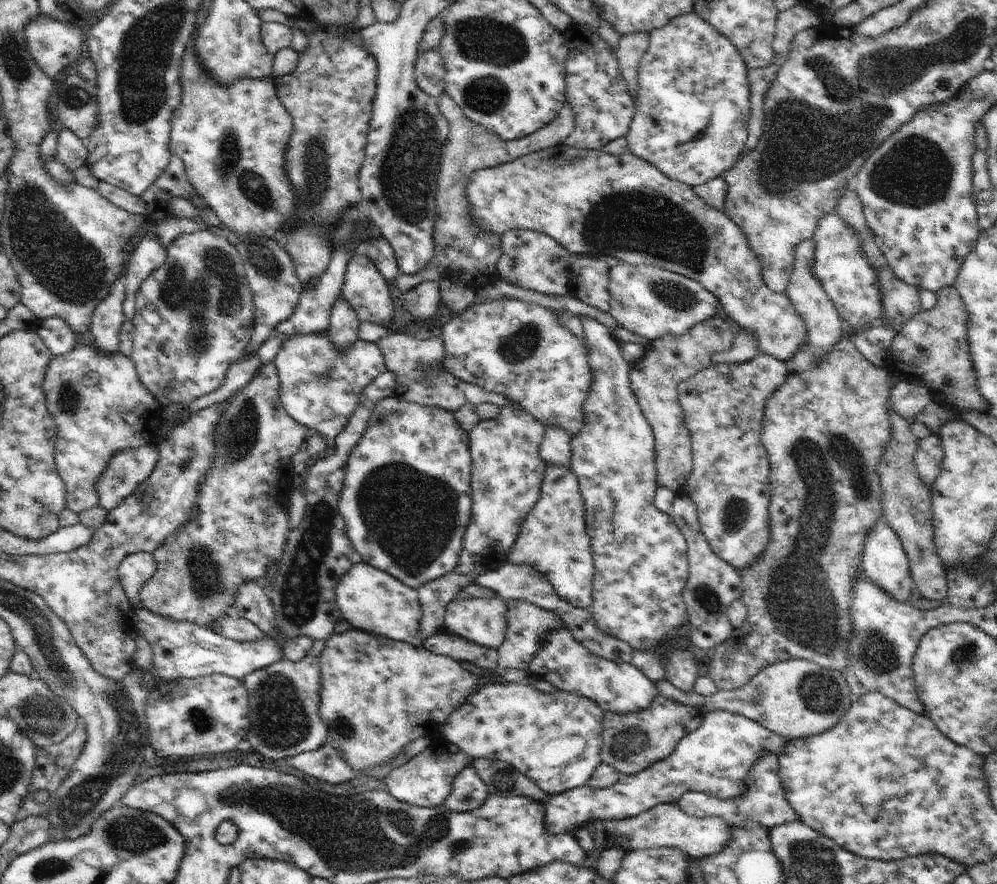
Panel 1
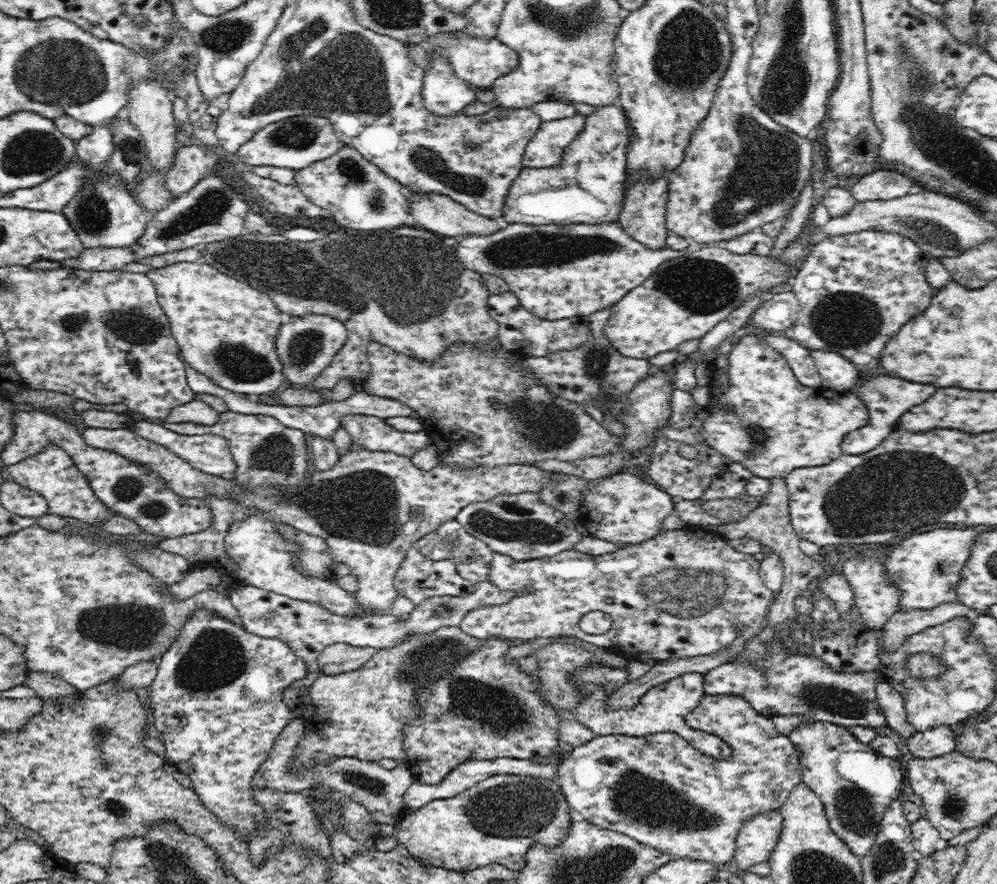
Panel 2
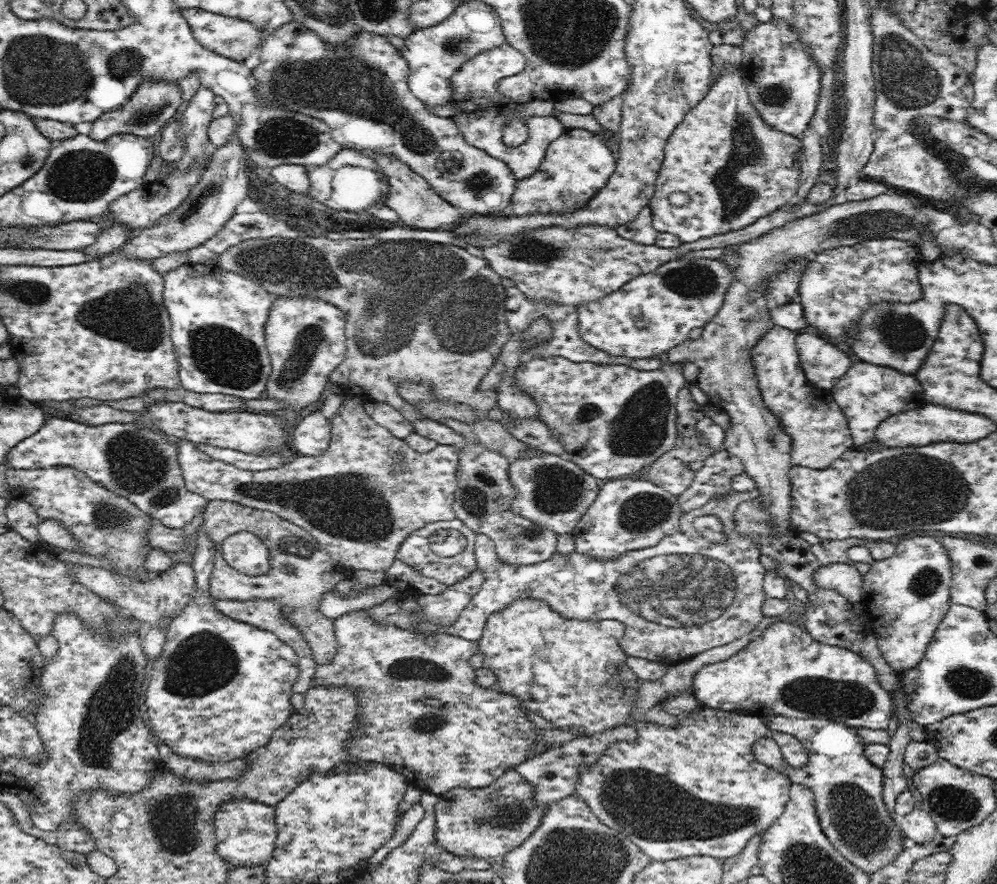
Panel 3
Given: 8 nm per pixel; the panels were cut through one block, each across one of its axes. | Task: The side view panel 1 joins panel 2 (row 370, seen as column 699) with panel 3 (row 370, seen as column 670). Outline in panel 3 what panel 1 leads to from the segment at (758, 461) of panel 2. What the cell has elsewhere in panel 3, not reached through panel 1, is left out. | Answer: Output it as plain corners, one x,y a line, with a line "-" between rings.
775,325
757,342
751,352
751,357
764,404
774,413
782,430
791,436
791,466
800,465
822,469
830,466
844,452
852,448
853,438
840,405
830,397
828,391
825,389
818,390
817,386
807,379
796,348
796,337
797,334
794,331

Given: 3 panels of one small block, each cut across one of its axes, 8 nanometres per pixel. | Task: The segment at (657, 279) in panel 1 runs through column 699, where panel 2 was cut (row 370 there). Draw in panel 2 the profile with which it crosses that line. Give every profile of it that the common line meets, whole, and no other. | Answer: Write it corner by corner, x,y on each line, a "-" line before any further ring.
281,314
281,325
275,340
277,357
283,366
286,382
293,386
306,384
307,387
316,380
332,362
334,356
340,352
348,338
347,328
342,321
338,321
326,314
304,314
304,316
290,316

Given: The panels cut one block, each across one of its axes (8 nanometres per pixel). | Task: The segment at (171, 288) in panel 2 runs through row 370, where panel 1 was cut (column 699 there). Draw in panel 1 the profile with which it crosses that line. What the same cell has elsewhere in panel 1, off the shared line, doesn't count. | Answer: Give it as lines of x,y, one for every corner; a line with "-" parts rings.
562,143
553,147
539,149
535,153
523,156
511,163
504,163
503,165
498,165
497,167
489,169
472,170
470,176
471,181
469,182
466,192
469,196
469,205
473,206
473,210
471,211
473,221
477,224
477,229
481,231
498,233
500,236
512,229
538,231
557,240
572,257
577,257
579,254
601,257
613,256
614,258
620,259
622,263
628,263
629,265
657,266
661,269
668,269
673,273
678,273
692,280
696,280
696,282
699,282
709,293
712,293
719,300
719,304
722,306
722,313
730,322
753,335
761,353
773,356
782,362
787,363
789,360
796,358
798,352
809,342
809,330
807,329
806,323
802,316
796,312
789,296
785,292
775,293
765,285
760,259
748,246
747,238
741,231
741,228
736,226
736,223
729,219
722,211
708,206
703,198
697,196
695,190
689,184
668,178
663,172
660,172
656,166
651,165
635,154
626,153
620,156
614,156
600,149
597,151
576,149

